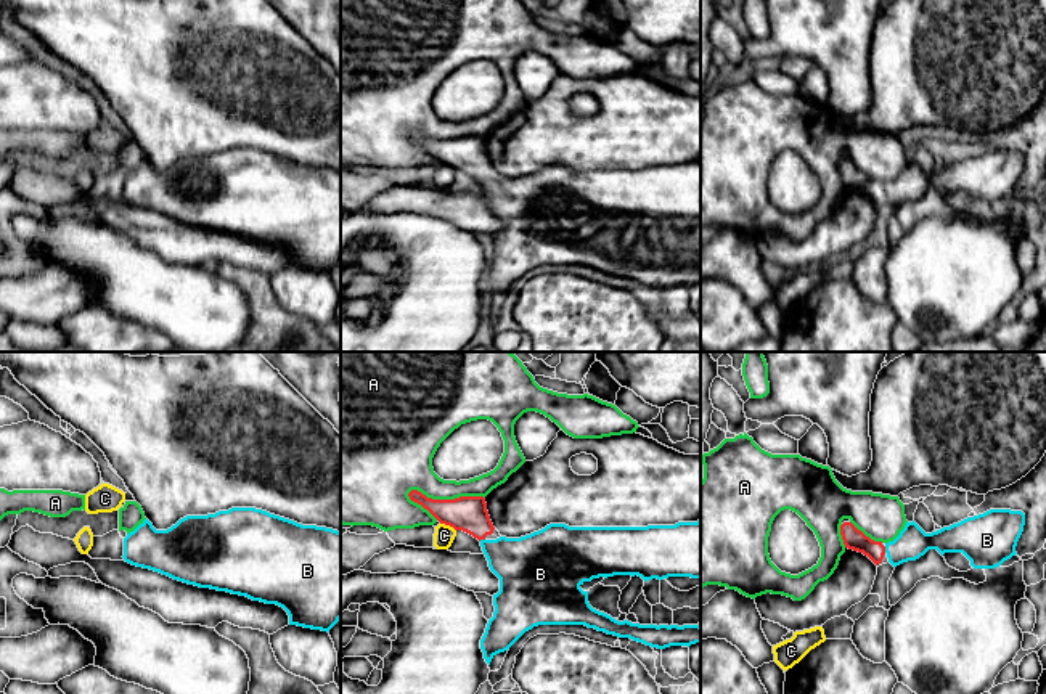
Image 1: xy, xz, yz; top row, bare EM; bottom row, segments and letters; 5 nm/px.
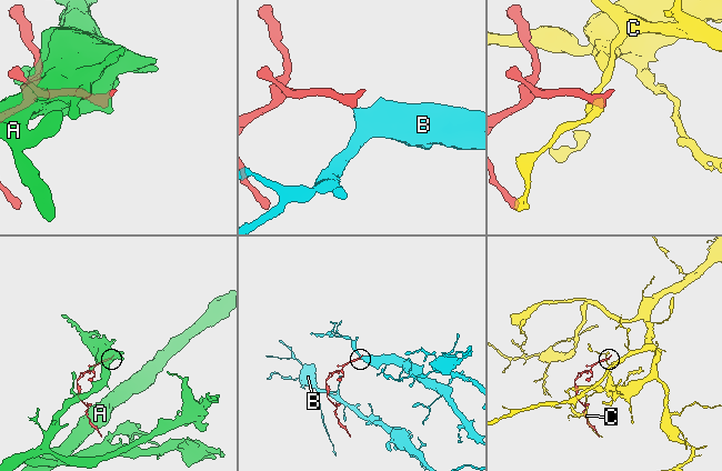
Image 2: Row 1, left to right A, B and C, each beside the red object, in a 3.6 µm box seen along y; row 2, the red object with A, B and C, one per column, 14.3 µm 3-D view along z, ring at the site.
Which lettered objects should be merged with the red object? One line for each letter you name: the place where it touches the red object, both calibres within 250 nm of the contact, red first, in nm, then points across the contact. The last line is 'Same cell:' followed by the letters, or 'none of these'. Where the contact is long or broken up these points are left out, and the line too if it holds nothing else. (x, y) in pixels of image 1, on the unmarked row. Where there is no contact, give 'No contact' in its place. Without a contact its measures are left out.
B: Touches red at yz (884, 190). Thickness 110 nm (red) against 160 nm. Path across: yz (853, 179), (873, 190), (884, 190), (903, 188), (911, 183)
Same cell: B

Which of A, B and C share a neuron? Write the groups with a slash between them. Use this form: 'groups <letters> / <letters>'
groups A / B / C

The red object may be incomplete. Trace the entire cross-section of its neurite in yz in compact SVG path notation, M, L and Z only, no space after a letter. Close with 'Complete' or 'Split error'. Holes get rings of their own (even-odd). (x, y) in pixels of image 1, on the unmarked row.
M990 149L932 174L925 174L914 161L906 162L900 175L885 185L871 180L852 162L840 165L840 175L845 188L863 193L876 206L885 196L897 207L937 190L942 196L962 193L974 209L995 209L1017 194L1015 186L1024 165L1022 151Z. Split error

